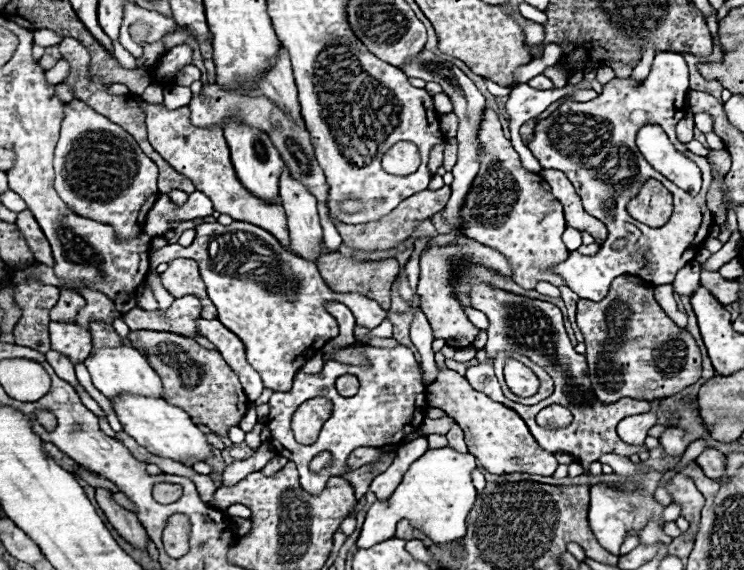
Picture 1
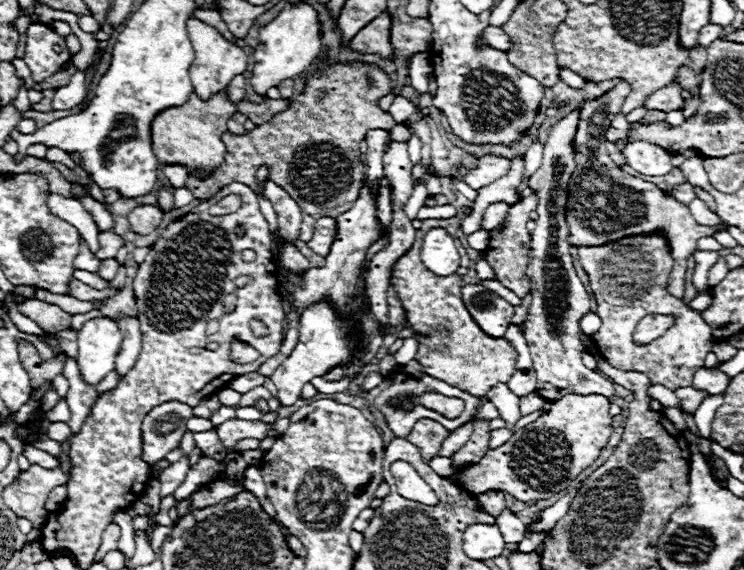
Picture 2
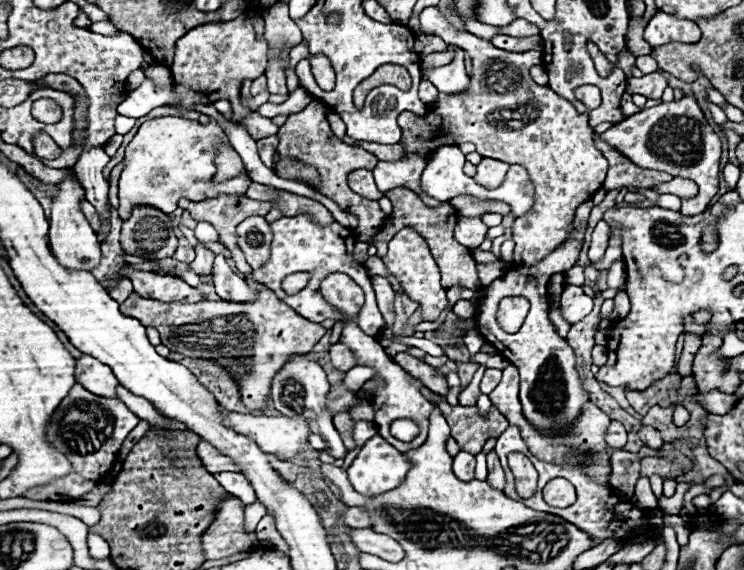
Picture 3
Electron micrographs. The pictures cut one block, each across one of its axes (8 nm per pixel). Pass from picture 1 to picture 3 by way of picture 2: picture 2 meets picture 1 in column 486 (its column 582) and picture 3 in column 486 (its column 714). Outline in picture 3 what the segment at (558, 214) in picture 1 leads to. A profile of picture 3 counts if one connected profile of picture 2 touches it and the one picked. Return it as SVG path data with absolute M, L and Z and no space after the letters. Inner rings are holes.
M460 216L454 228L454 240L462 246L474 250L484 241L488 226L480 218L464 218Z

